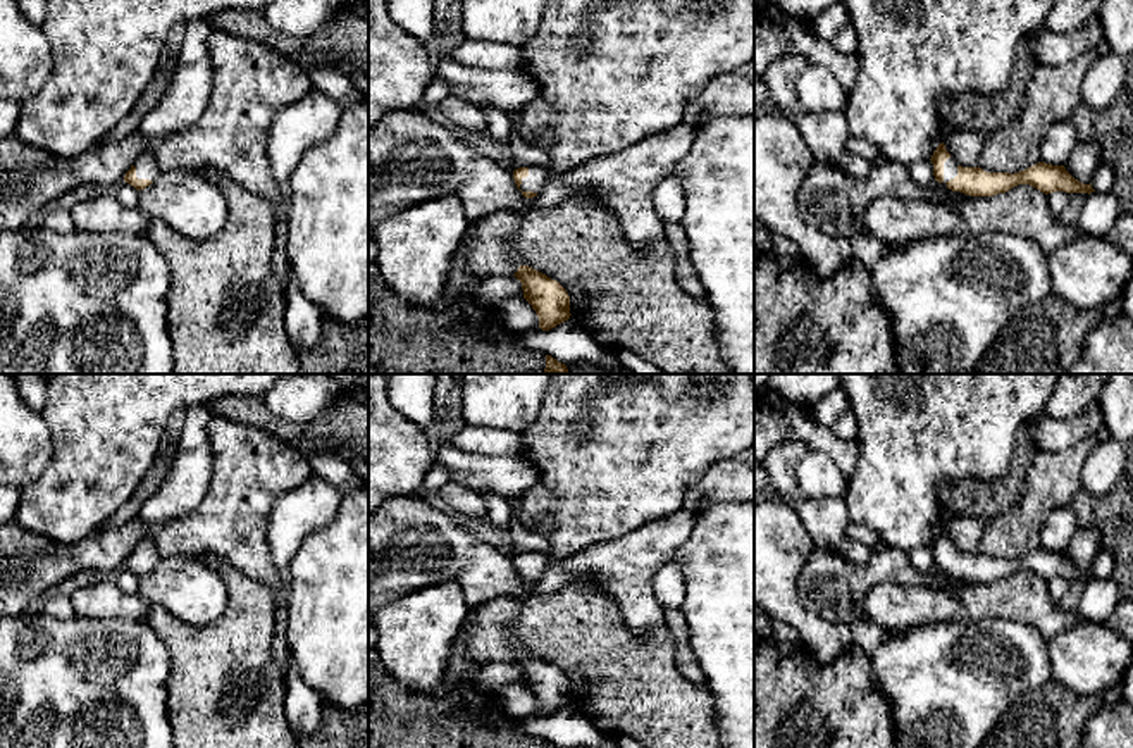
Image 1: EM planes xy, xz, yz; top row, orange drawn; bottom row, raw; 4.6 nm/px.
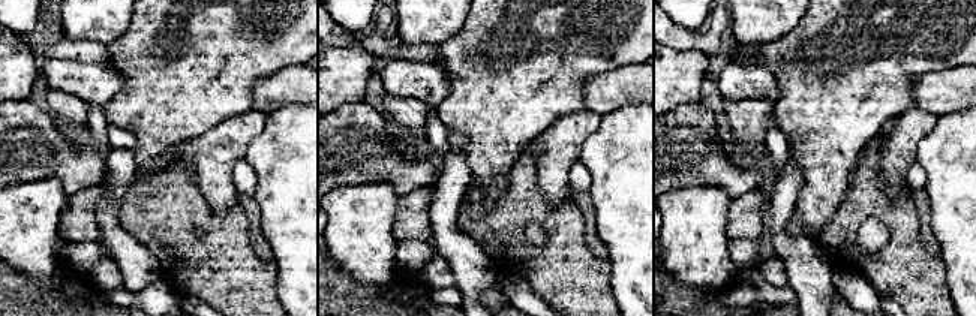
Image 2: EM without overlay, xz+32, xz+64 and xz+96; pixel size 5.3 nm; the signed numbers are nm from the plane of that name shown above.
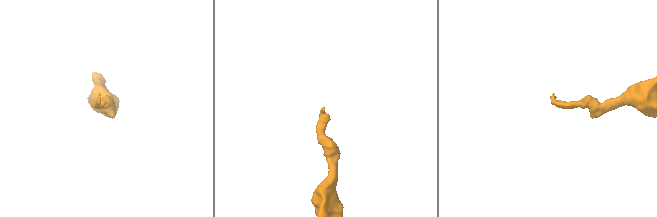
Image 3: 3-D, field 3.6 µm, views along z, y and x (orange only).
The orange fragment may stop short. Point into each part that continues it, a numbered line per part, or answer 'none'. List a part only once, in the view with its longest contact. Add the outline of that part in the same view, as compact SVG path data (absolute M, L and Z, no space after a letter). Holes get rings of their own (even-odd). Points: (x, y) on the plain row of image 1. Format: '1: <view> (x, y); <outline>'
1: yz (949, 552); M952 543L944 548L944 569L957 562L957 552L959 550Z

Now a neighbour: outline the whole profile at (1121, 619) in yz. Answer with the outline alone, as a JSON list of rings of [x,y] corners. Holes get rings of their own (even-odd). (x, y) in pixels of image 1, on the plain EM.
[[[1121,600],[1104,626],[1112,627],[1133,645],[1133,602]]]

